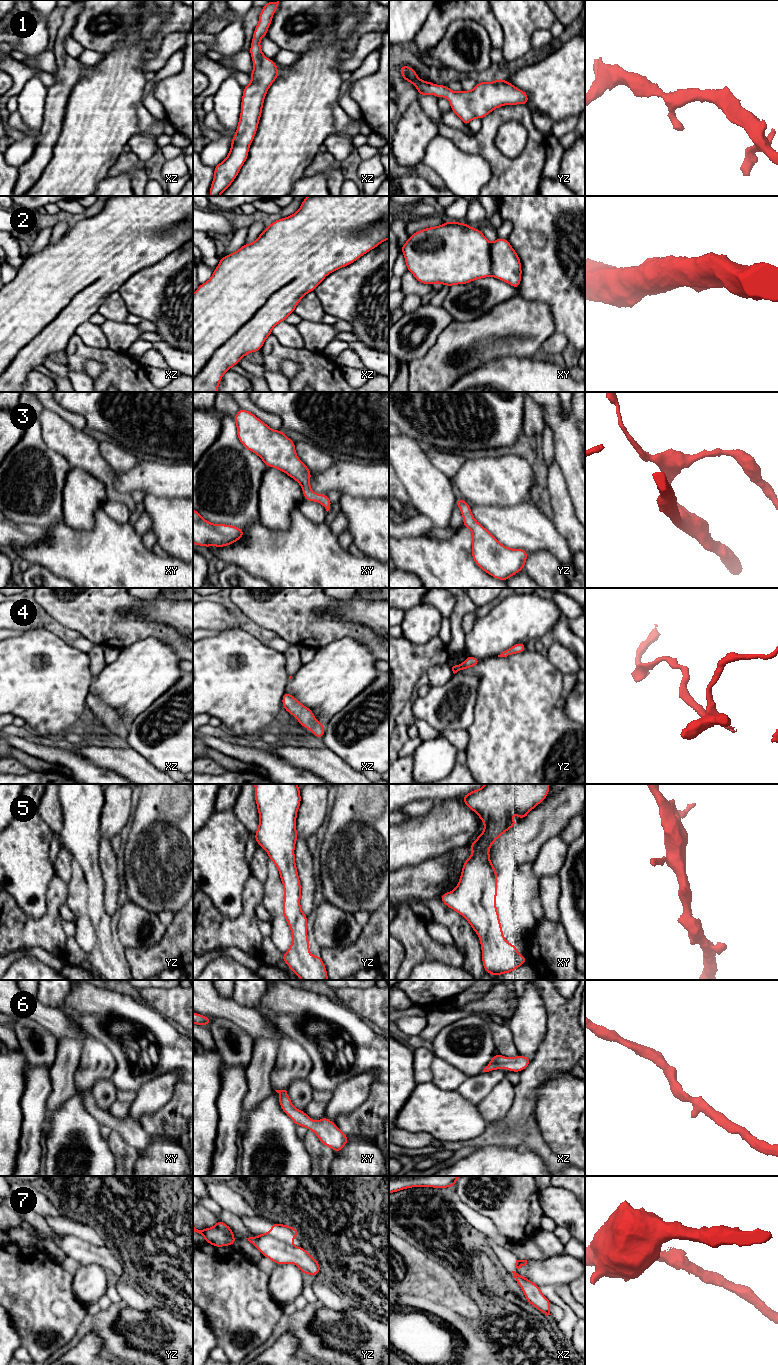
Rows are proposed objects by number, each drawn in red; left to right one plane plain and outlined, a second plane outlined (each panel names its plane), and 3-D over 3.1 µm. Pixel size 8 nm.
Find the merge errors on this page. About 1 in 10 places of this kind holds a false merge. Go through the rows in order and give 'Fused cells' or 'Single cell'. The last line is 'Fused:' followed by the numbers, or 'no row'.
1: Single cell
2: Single cell
3: Single cell
4: Single cell
5: Single cell
6: Single cell
7: Single cell
Fused: no row

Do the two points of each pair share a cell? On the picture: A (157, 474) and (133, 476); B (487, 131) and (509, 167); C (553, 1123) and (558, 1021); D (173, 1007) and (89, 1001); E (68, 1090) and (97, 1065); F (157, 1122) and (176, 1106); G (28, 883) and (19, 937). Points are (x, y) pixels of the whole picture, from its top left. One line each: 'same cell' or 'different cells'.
A: same cell
B: same cell
C: different cells
D: different cells
E: different cells
F: same cell
G: different cells

